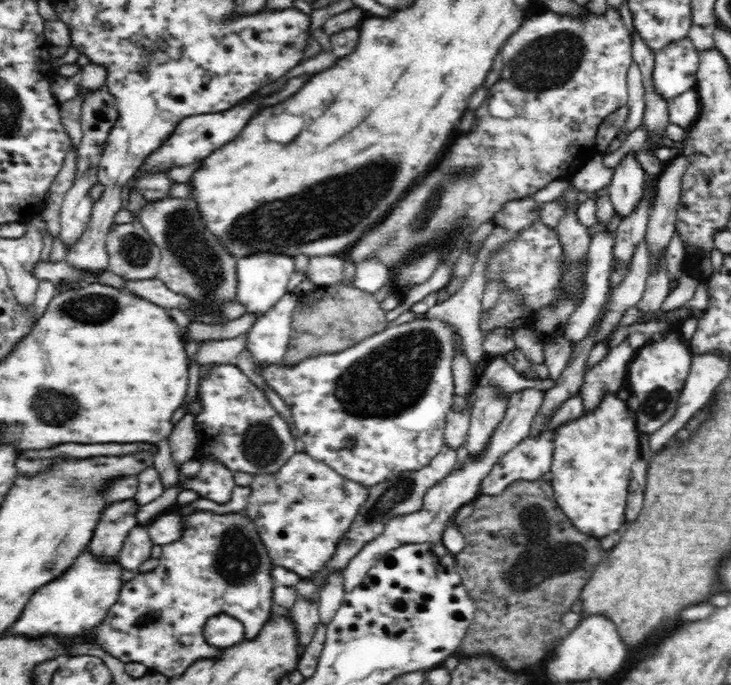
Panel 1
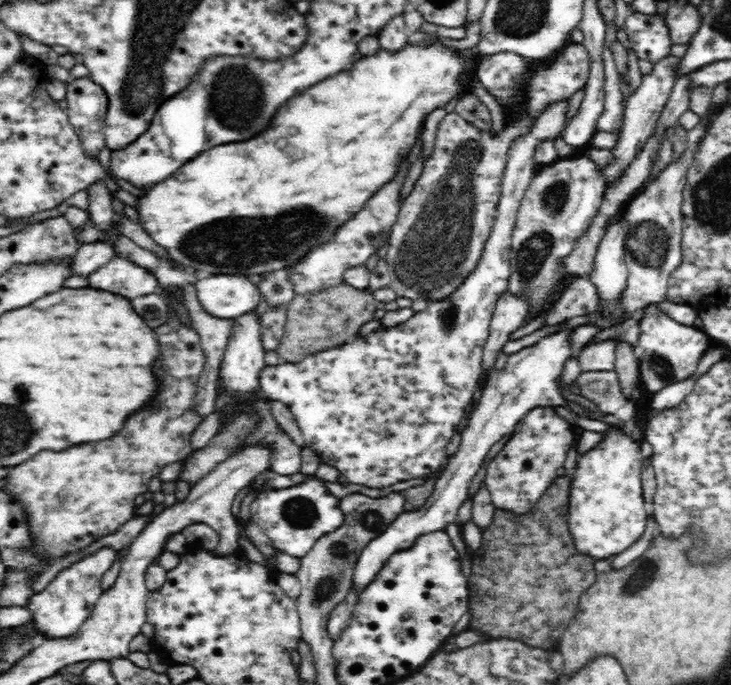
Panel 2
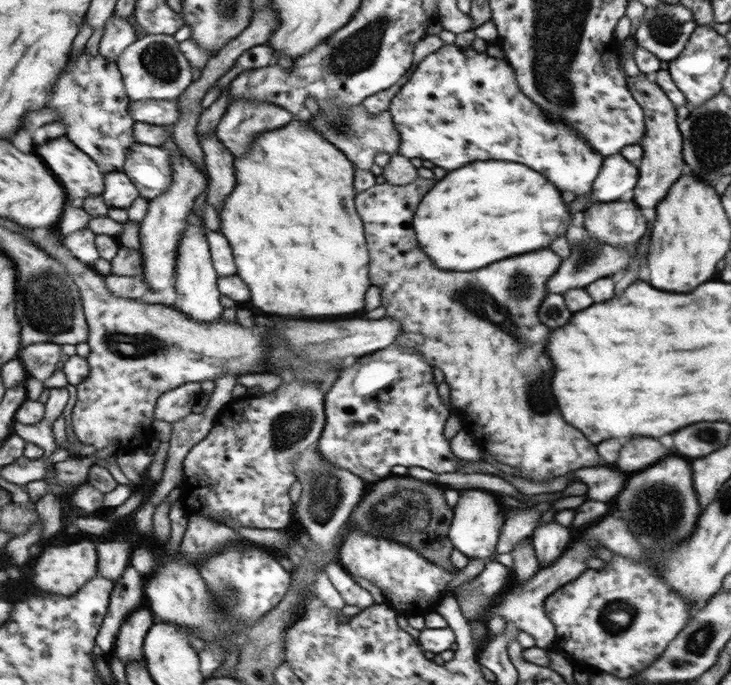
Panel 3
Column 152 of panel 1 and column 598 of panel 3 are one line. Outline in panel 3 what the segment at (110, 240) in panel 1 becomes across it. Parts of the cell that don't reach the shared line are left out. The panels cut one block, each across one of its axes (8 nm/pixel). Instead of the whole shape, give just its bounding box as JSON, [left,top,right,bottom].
[549,234,630,294]

